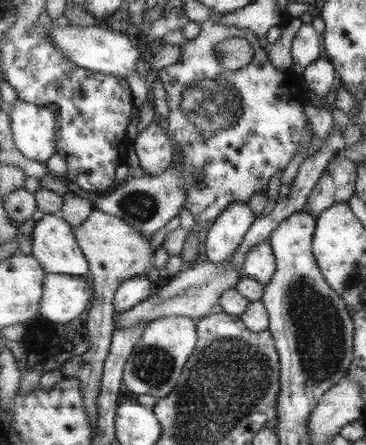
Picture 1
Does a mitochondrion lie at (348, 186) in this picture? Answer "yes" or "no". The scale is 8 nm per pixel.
no

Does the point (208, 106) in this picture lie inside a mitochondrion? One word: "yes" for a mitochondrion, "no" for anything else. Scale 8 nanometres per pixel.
yes

